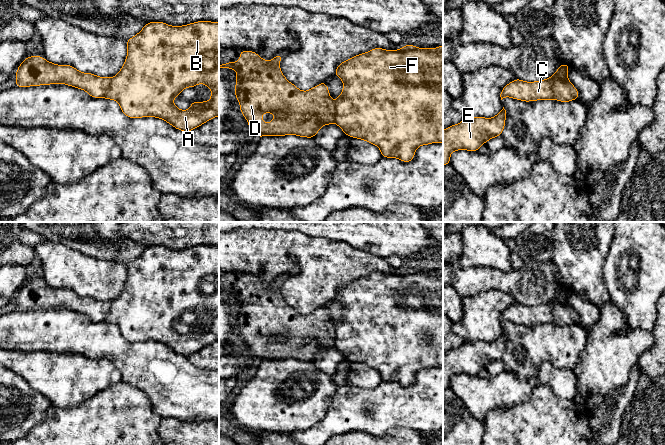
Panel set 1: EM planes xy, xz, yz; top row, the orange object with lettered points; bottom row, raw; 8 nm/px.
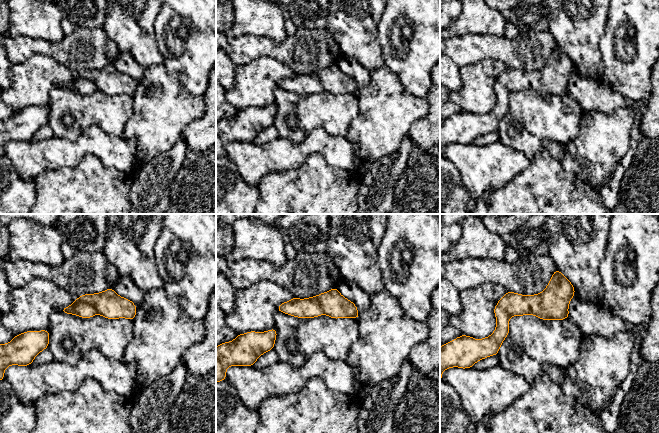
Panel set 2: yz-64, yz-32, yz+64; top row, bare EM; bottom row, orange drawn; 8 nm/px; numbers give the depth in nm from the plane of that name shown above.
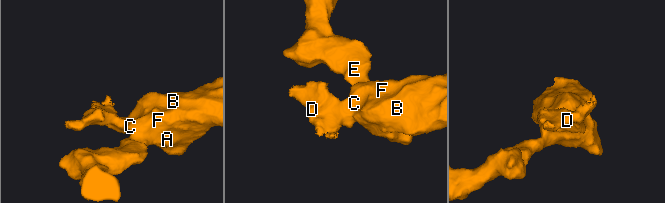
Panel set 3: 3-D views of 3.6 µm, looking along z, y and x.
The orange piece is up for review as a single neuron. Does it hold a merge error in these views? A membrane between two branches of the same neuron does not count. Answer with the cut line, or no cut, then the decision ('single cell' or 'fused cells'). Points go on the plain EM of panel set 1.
yz (567, 303), (556, 303), (553, 306), (552, 315), (555, 323) | fused cells

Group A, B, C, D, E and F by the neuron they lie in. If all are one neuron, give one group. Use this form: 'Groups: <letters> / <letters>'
Groups: A B C E F / D

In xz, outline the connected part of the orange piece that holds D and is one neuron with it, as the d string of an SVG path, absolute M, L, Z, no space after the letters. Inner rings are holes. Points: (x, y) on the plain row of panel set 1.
M240 275L238 286L227 286L219 289L219 292L234 293L236 298L235 320L240 327L240 335L248 345L248 351L257 361L262 360L284 360L297 359L300 361L313 362L323 349L335 347L335 326L331 323L328 311L325 306L313 311L308 315L299 314L290 307L280 292L282 278L275 280L272 284L266 285L253 275ZM272 337L274 342L270 347L263 347L262 338Z

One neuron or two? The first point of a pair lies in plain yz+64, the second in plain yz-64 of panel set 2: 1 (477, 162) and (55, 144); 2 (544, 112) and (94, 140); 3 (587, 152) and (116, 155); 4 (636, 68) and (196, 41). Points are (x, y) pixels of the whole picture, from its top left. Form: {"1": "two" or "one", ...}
{"1": "one", "2": "two", "3": "two", "4": "one"}

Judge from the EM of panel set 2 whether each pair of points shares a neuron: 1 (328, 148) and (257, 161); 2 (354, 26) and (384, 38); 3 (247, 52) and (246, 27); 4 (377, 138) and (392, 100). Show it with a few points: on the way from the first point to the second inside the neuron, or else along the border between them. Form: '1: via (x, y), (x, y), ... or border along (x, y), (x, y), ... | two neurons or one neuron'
1: via (310, 148), (306, 148), (295, 155), (275, 156) | one neuron
2: border along (382, 12), (377, 43), (383, 58) | two neurons
3: border along (226, 34), (234, 36), (257, 35), (269, 38) | two neurons
4: via (379, 129), (385, 117), (386, 109) | one neuron

